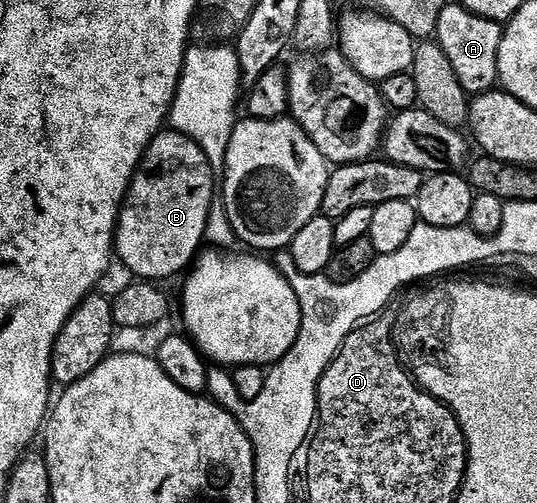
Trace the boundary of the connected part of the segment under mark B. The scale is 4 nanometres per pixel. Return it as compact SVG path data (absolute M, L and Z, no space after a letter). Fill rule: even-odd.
M160 132L143 156L141 172L132 181L129 190L129 205L132 205L137 212L144 213L147 222L144 225L139 221L132 223L131 245L118 246L118 260L120 257L131 269L143 265L143 273L147 276L144 278L151 283L159 283L162 277L171 277L174 273L181 272L183 268L186 270L196 260L195 252L198 251L199 244L204 244L207 236L207 220L211 214L211 206L216 204L216 201L217 175L205 159L201 147L177 132Z

